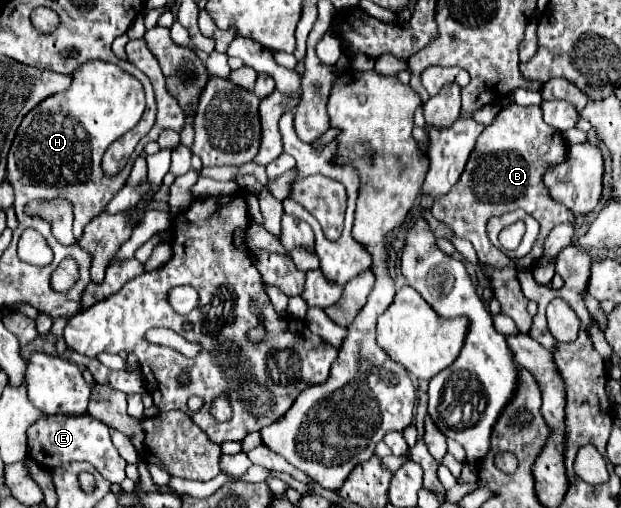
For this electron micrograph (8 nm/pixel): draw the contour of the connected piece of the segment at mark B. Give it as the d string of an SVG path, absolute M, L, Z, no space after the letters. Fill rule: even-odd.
M518 104L504 106L496 114L494 122L486 126L484 134L478 138L460 182L446 196L434 202L432 214L436 220L444 222L458 238L470 240L474 244L480 262L500 270L506 262L498 262L498 250L490 244L488 236L484 234L484 226L492 216L500 216L504 212L512 212L518 208L526 210L540 224L538 242L530 252L534 260L508 262L508 266L512 264L514 268L534 270L534 266L544 256L544 242L552 232L552 228L556 228L558 224L574 222L574 214L566 206L554 202L542 182L542 174L546 172L546 168L550 164L562 162L564 154L566 154L566 142L562 140L562 134L558 130L544 124L540 106L518 106Z

